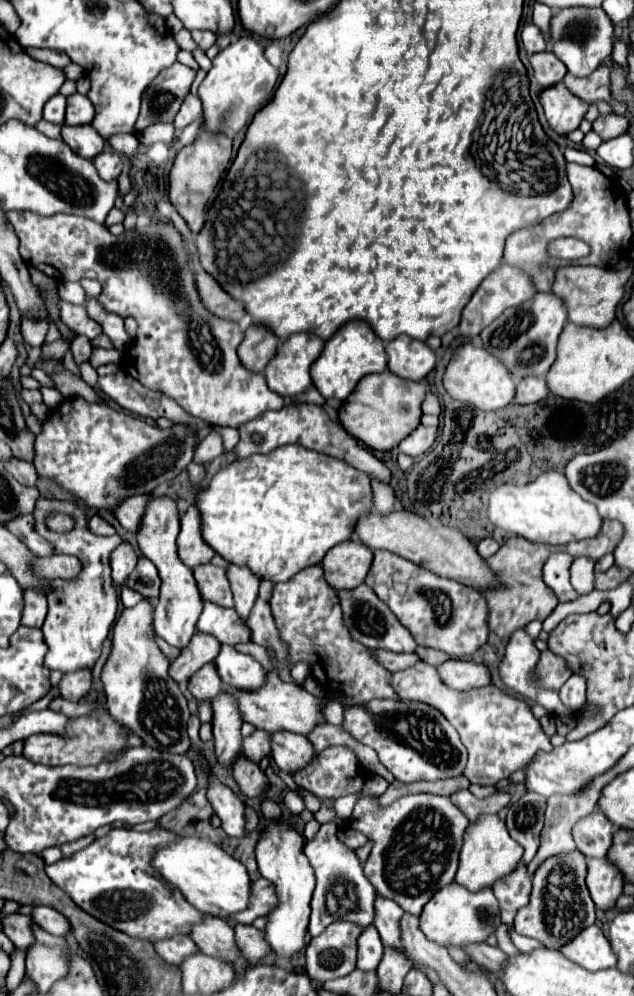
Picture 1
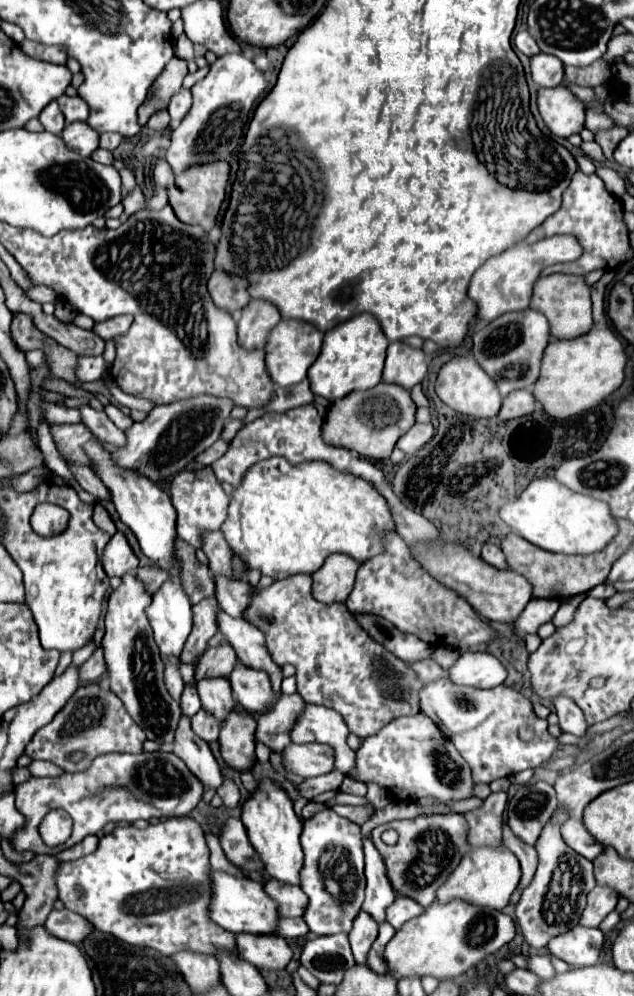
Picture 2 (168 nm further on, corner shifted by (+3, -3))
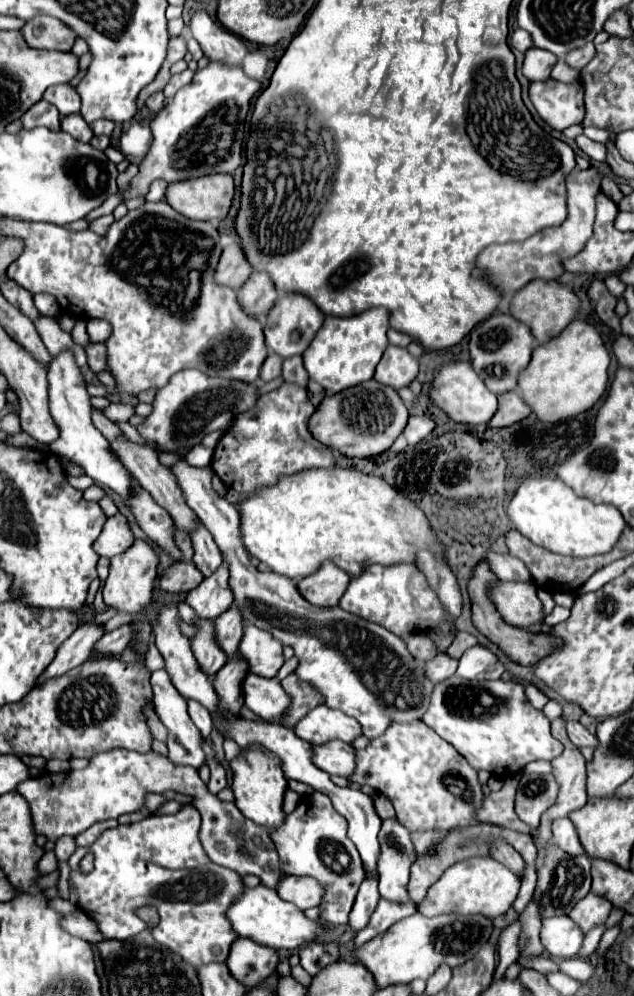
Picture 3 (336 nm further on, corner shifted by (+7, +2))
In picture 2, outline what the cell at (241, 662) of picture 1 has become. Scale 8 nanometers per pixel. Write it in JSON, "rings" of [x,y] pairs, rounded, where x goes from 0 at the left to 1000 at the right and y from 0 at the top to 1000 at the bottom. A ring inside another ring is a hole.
{"rings":[[[374,667],[371,673],[361,677],[361,685],[368,691],[368,699],[396,715],[418,717],[421,711],[437,705],[440,699],[434,699],[424,679],[412,673],[390,671],[383,667]]]}

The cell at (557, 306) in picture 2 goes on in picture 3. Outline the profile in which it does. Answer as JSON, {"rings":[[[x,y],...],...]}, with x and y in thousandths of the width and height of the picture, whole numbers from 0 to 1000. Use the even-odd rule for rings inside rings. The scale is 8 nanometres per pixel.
{"rings":[[[841,280],[806,300],[806,314],[812,316],[812,320],[825,320],[825,324],[838,328],[847,344],[863,344],[869,338],[879,338],[910,318],[910,310],[913,298],[907,296],[907,292],[897,286],[885,286],[875,280]]]}

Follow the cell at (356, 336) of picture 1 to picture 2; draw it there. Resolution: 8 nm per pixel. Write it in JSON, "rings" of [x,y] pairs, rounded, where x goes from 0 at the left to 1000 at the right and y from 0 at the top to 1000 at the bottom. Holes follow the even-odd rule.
{"rings":[[[566,315],[554,321],[522,329],[513,339],[506,353],[491,365],[484,378],[491,382],[494,396],[503,396],[516,402],[535,402],[560,392],[582,392],[601,384],[601,371],[607,363],[607,351],[614,347],[614,341],[607,339],[598,321],[585,315]]]}

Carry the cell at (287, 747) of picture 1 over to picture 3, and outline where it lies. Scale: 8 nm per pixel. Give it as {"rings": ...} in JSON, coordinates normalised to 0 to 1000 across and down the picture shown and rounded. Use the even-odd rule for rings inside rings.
{"rings":[[[519,744],[494,750],[494,766],[519,778],[547,780],[560,772],[560,752],[541,744]]]}

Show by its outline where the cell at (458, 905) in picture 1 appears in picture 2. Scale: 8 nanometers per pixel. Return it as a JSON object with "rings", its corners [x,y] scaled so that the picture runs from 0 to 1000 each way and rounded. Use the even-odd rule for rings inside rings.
{"rings":[[[715,904],[708,908],[680,908],[667,920],[658,920],[636,928],[632,934],[607,950],[604,962],[614,968],[614,980],[632,984],[636,980],[683,980],[683,982],[715,982],[737,976],[737,972],[752,970],[762,962],[784,956],[793,948],[806,946],[812,940],[812,924],[787,914],[759,912],[733,908],[730,904]]]}

